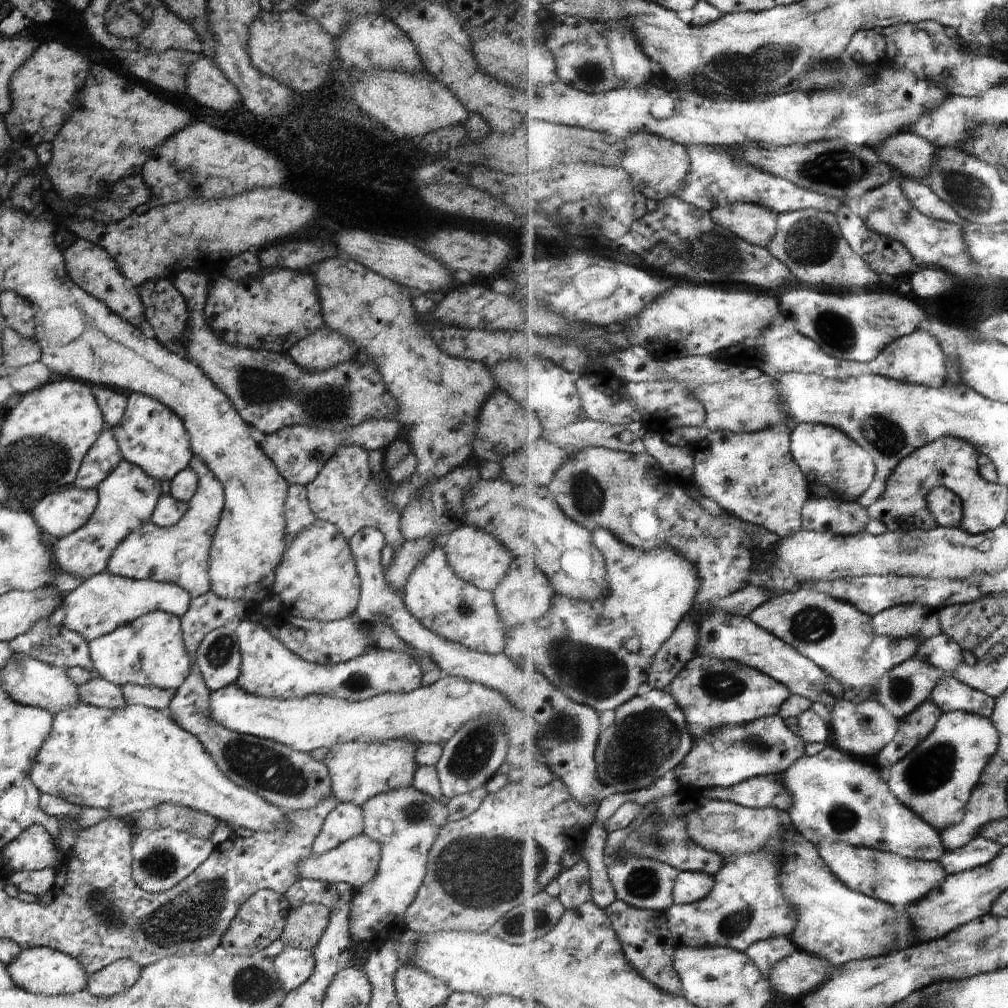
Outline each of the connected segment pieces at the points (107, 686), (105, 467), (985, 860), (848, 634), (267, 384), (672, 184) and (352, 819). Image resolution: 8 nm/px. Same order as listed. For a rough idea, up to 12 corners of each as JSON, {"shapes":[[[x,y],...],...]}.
{"shapes":[[[96,677],[79,686],[85,705],[124,709],[120,685]],[[104,428],[82,459],[73,485],[95,489],[122,459]],[[980,836],[946,852],[942,864],[957,875],[992,863],[1004,848]],[[814,589],[750,617],[842,680],[846,700],[916,657],[870,614]],[[202,270],[172,282],[186,358],[264,434],[397,420],[372,360],[326,370],[221,342]],[[650,133],[623,141],[620,167],[646,196],[678,196],[693,162],[682,144]],[[339,802],[314,839],[311,854],[363,833],[362,809]]]}

